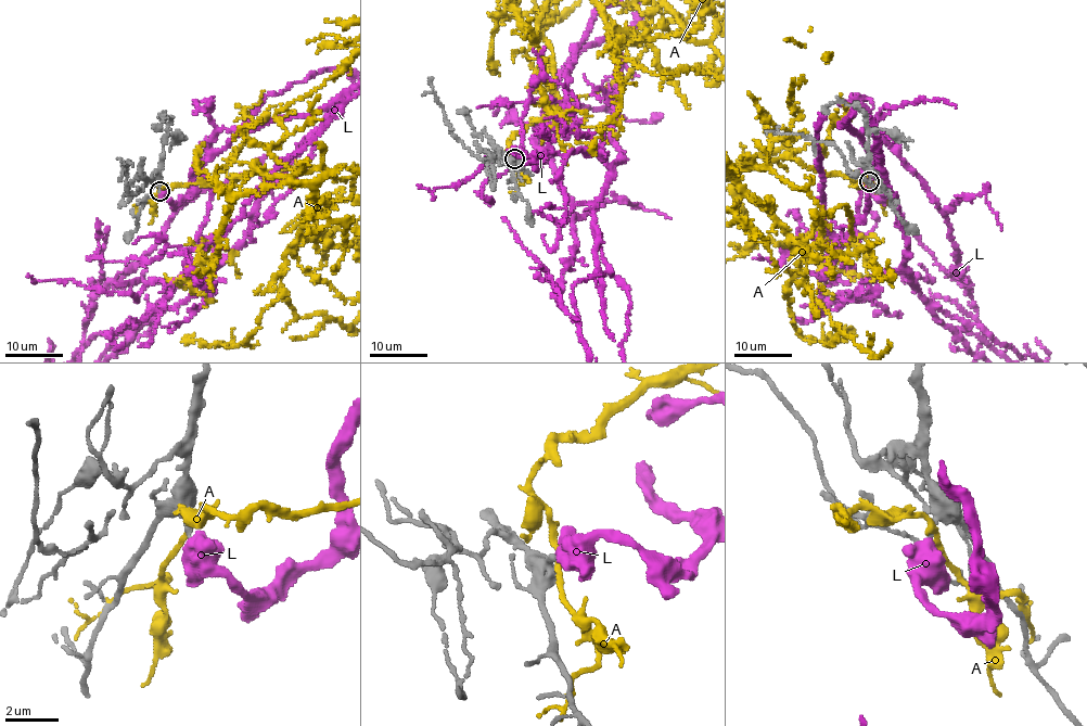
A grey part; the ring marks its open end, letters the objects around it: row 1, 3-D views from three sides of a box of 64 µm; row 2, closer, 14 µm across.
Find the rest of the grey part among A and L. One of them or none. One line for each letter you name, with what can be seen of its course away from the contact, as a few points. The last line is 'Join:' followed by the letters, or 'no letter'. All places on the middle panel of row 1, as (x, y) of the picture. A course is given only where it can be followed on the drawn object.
Join: L

